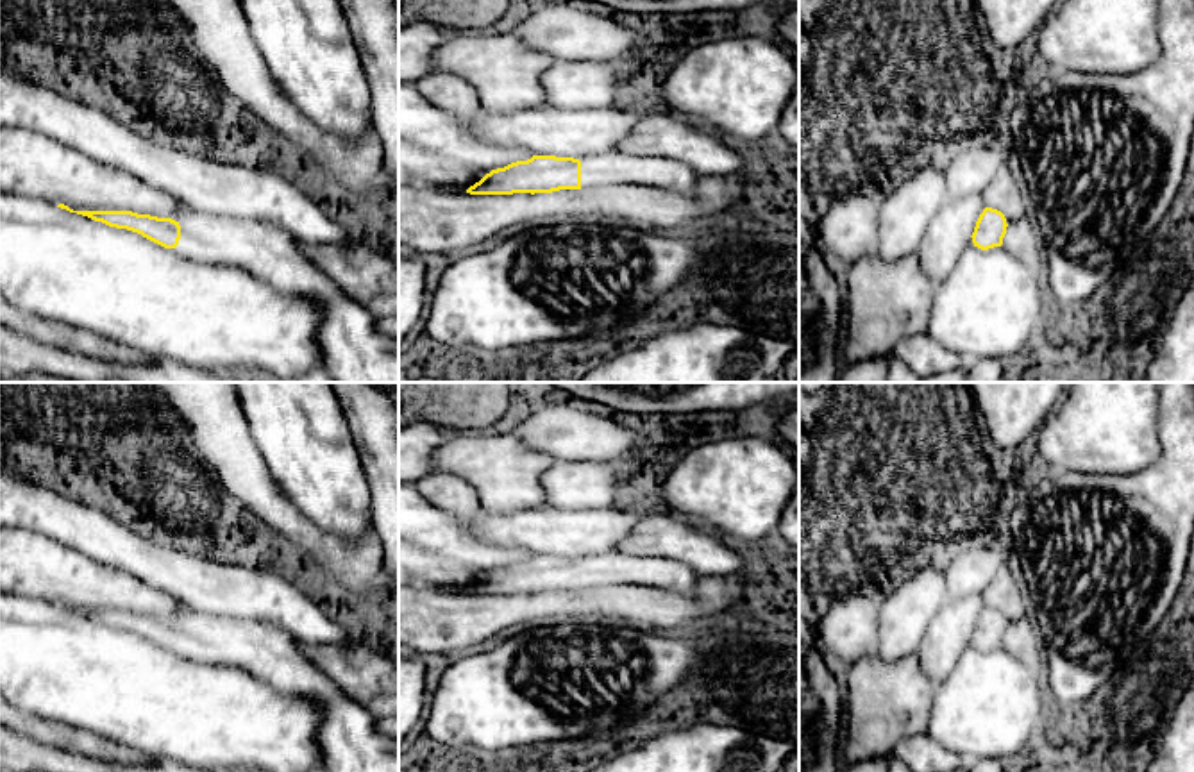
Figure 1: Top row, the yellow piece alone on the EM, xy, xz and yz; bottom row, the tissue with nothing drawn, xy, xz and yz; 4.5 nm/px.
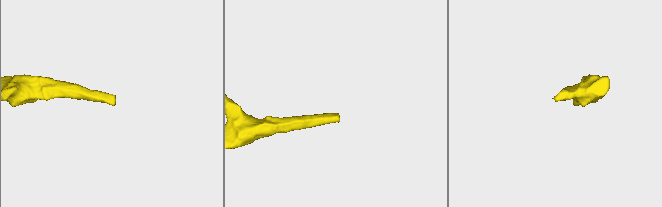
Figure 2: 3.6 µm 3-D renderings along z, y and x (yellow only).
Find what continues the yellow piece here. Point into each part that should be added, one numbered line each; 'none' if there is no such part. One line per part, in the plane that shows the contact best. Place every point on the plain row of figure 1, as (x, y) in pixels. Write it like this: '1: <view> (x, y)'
1: xz (613, 569)

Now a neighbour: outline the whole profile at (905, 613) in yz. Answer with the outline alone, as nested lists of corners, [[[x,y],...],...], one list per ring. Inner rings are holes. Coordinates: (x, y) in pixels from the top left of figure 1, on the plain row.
[[[924,565],[879,597],[876,652],[883,661],[896,661],[917,652],[931,617],[949,600],[951,583],[946,570]]]

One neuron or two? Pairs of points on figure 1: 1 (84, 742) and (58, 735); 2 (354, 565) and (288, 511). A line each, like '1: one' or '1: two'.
1: one
2: one

